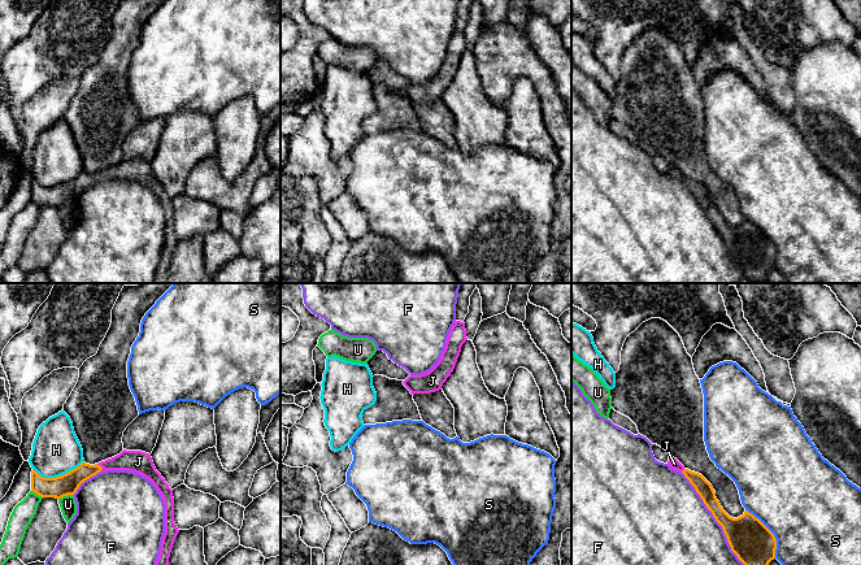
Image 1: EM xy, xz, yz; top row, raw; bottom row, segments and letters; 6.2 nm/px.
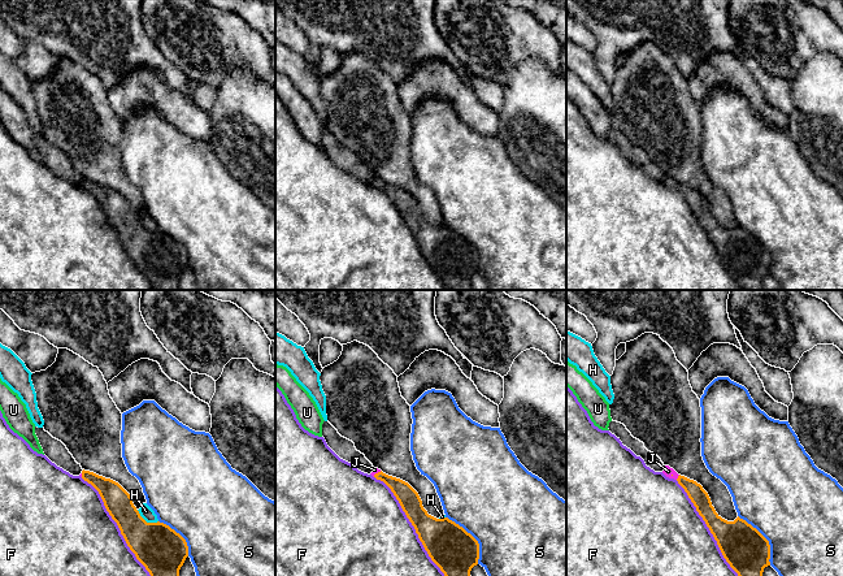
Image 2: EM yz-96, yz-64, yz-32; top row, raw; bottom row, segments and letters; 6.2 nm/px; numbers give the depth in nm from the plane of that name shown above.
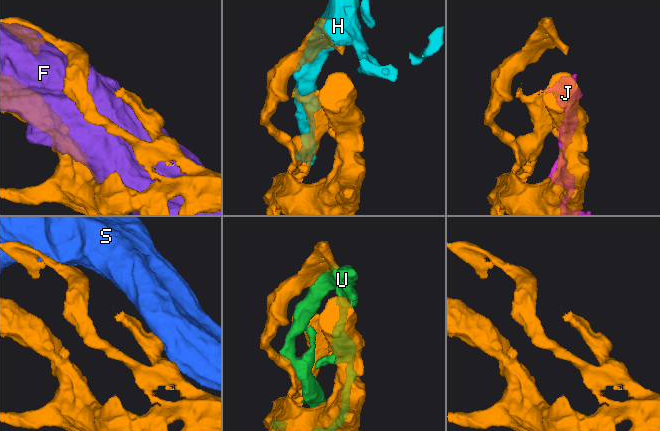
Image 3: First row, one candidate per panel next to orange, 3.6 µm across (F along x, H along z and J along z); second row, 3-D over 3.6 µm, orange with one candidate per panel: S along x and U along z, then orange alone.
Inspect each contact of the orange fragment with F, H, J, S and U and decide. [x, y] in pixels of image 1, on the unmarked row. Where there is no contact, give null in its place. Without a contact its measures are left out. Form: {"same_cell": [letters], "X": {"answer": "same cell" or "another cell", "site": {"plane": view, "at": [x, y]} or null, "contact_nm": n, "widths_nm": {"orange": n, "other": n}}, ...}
{"same_cell": ["J"], "F": {"answer": "another cell", "site": {"plane": "yz", "at": [718, 231]}, "contact_nm": 800, "widths_nm": {"orange": 260, "other": 500}}, "H": {"answer": "another cell", "site": {"plane": "xy", "at": [57, 186]}, "contact_nm": 320, "widths_nm": {"orange": 130, "other": 300}}, "J": {"answer": "same cell", "site": {"plane": "xy", "at": [100, 175]}, "contact_nm": 60, "widths_nm": {"orange": 130, "other": 140}}, "S": {"answer": "another cell", "site": {"plane": "yz", "at": [772, 242]}, "contact_nm": 360, "widths_nm": {"orange": 260, "other": 500}}, "U": {"answer": "another cell", "site": {"plane": "xy", "at": [65, 204]}, "contact_nm": 90, "widths_nm": {"orange": 130, "other": 100}}}

